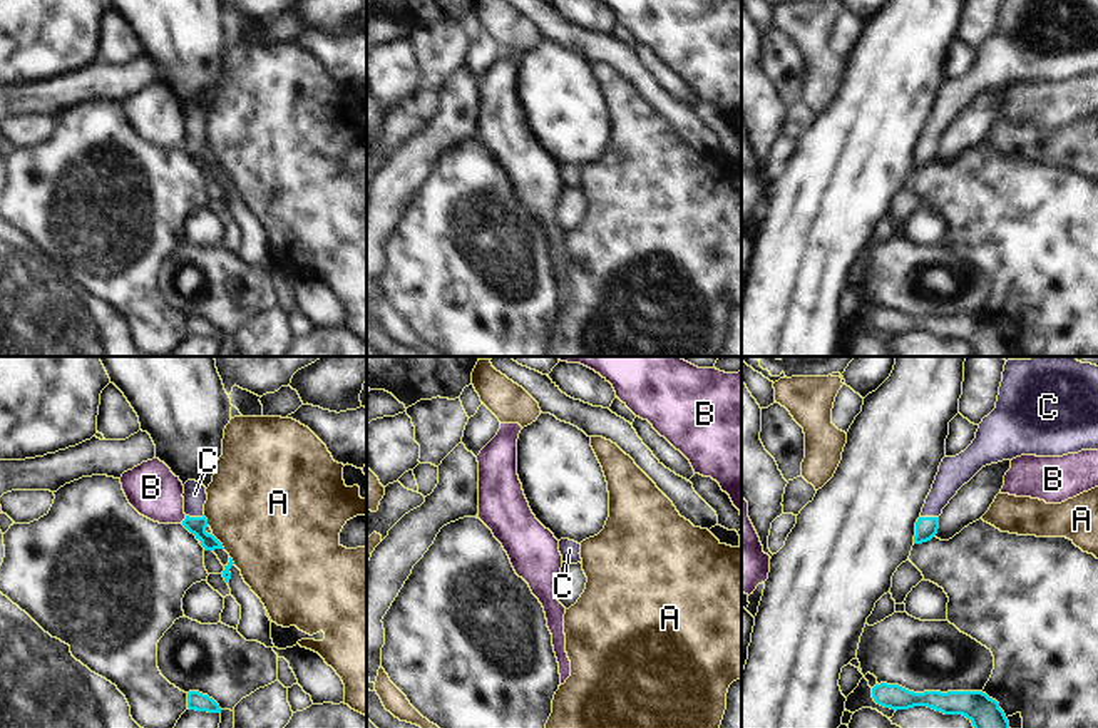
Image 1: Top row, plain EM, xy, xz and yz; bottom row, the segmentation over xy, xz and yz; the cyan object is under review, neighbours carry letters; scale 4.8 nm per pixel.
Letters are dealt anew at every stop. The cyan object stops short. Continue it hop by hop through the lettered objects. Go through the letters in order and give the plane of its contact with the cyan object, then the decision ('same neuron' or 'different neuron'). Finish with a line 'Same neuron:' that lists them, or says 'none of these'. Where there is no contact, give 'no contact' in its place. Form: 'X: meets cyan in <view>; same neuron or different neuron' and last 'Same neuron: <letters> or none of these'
A: meets cyan in xy; different neuron
B: meets cyan in xy; different neuron
C: meets cyan in xy; same neuron
Same neuron: C

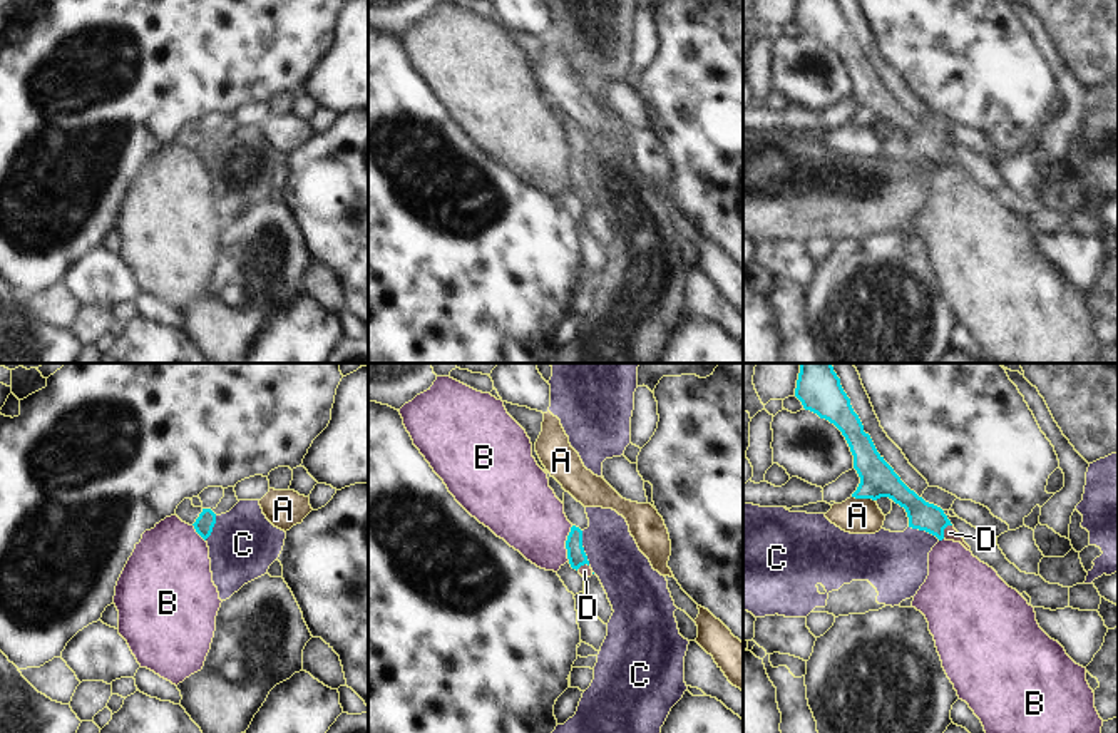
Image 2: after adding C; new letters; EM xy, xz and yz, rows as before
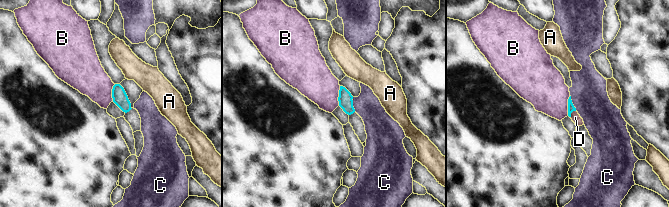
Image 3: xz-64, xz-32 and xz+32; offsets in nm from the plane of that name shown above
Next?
A: meets cyan in yz; different neuron
B: meets cyan in xz; different neuron
C: meets cyan in xz; different neuron
D: meets cyan in yz; same neuron
Same neuron: D

